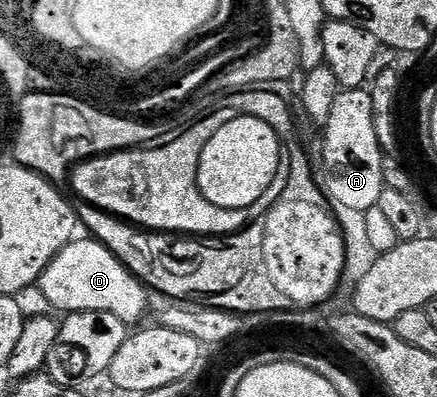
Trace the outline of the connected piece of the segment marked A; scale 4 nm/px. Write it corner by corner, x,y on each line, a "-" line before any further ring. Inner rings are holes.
365,87
339,91
322,132
324,160
320,167
320,184
333,203
366,212
377,208
384,187
381,162
384,151
377,140
373,98

